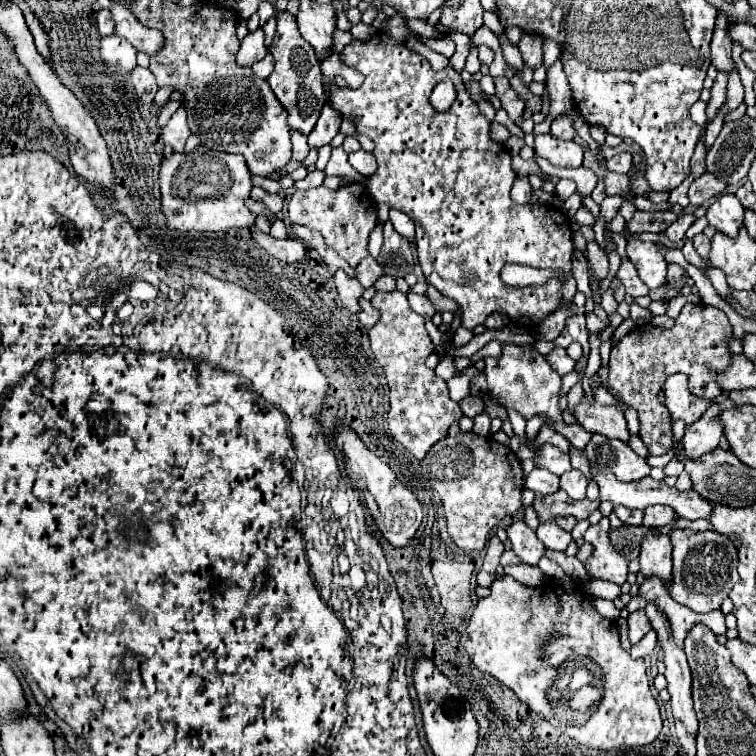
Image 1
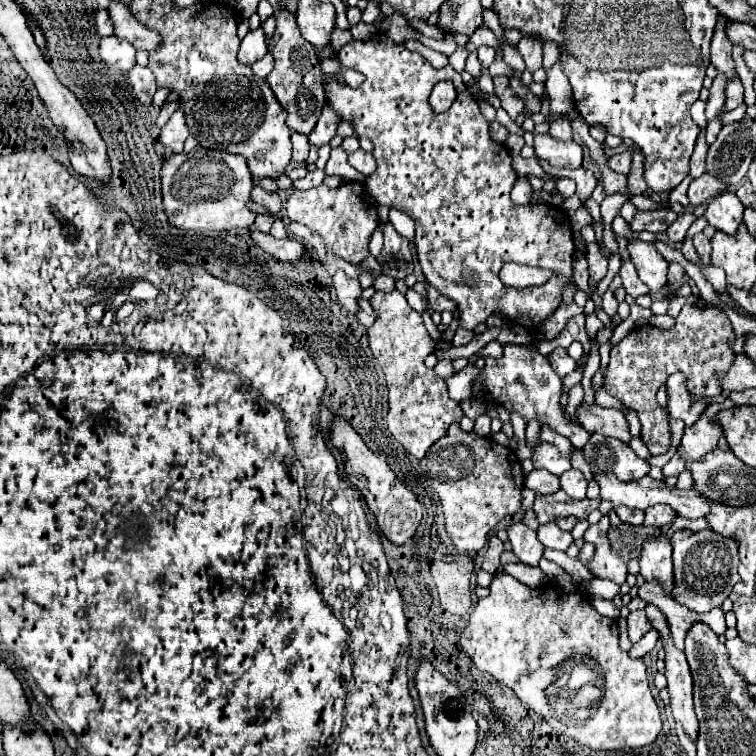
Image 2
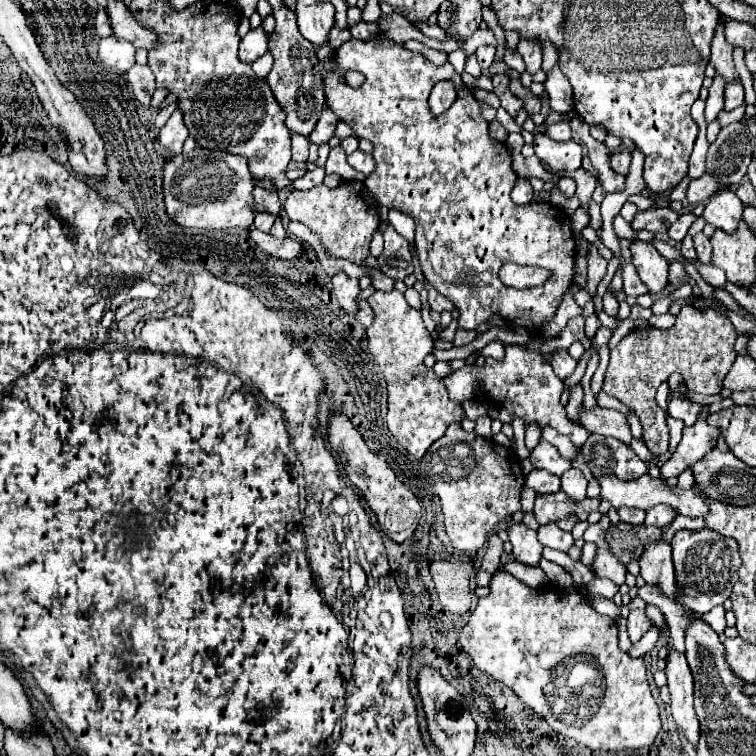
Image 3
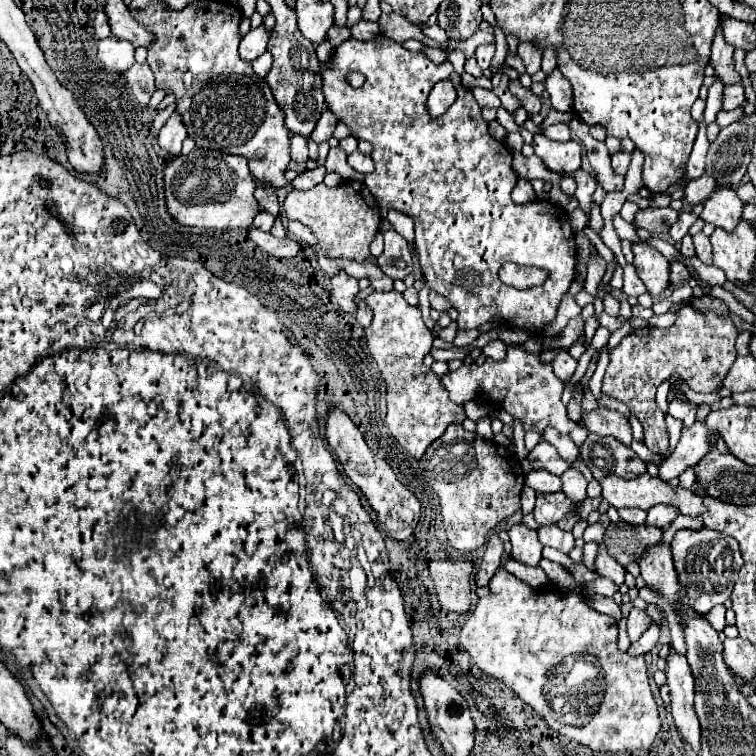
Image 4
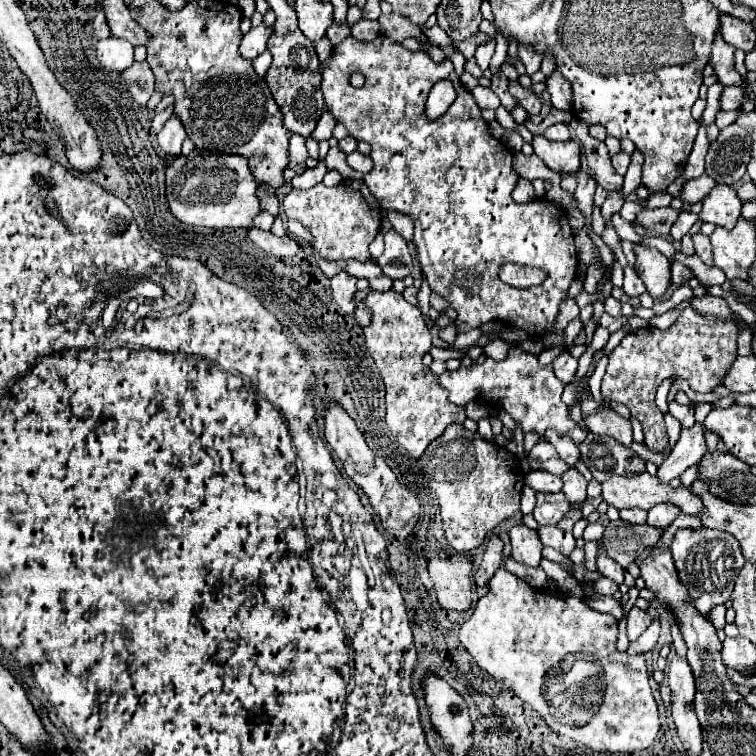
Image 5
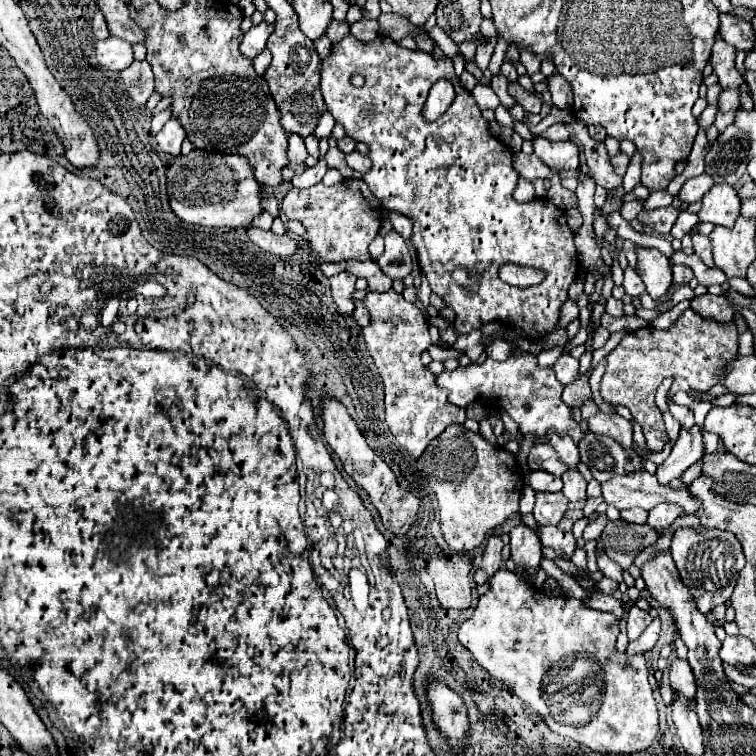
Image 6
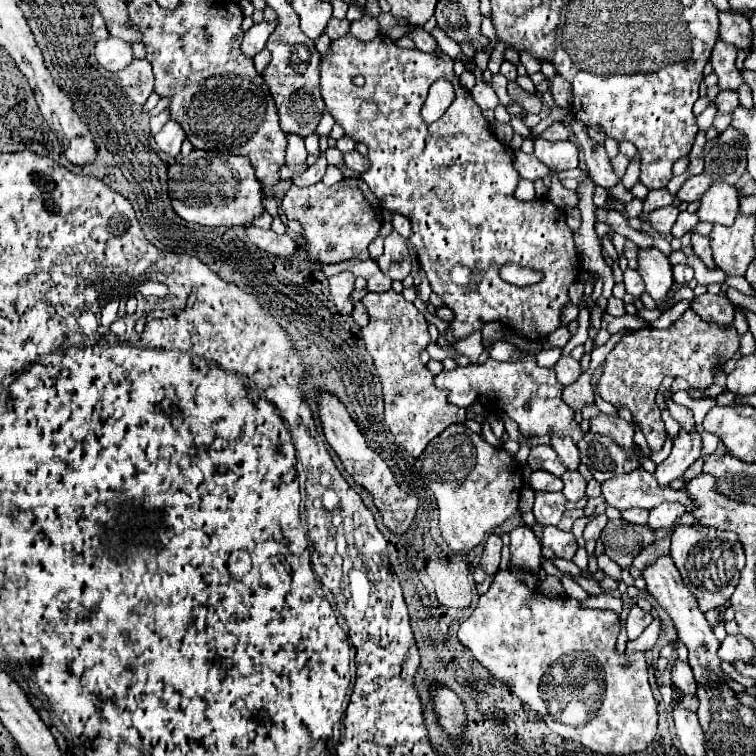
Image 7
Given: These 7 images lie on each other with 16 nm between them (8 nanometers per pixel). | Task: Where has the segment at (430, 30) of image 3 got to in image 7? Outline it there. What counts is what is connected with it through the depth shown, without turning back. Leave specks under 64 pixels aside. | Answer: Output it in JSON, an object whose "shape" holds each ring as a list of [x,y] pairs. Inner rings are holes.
{"shape":[[[436,26],[436,28],[430,32],[430,36],[434,36],[434,38],[436,38],[438,48],[440,48],[444,54],[448,54],[450,58],[462,58],[462,60],[464,60],[464,64],[470,64],[470,60],[462,54],[460,46],[458,46],[452,38],[448,38],[448,36],[444,34],[444,30],[440,30],[440,28]]]}

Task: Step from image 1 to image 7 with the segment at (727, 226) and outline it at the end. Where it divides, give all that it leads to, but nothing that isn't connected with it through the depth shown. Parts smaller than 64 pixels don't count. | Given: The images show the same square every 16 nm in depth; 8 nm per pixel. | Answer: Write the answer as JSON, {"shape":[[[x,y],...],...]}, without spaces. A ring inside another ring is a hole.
{"shape":[[[712,184],[710,190],[700,200],[698,218],[700,222],[712,222],[722,226],[732,226],[738,210],[740,198],[734,186],[730,184]]]}

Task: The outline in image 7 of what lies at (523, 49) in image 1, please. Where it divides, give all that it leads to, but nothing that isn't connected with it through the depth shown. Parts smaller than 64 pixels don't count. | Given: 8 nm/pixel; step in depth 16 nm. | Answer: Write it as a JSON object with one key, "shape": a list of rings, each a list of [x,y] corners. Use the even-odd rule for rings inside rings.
{"shape":[[[527,52],[520,54],[520,63],[526,68],[529,76],[541,70],[541,61],[532,57]]]}

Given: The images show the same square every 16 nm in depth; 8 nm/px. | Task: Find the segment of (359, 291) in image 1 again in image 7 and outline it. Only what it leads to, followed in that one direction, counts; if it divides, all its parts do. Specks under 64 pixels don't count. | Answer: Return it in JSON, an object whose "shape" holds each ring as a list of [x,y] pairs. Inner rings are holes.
{"shape":[[[344,270],[344,272],[340,272],[338,276],[332,276],[332,278],[330,278],[332,300],[334,300],[334,304],[338,306],[338,312],[340,312],[340,314],[352,314],[354,304],[352,304],[350,294],[352,294],[352,290],[354,290],[354,280],[356,280],[356,276],[354,276],[352,272],[348,272],[348,270]]]}

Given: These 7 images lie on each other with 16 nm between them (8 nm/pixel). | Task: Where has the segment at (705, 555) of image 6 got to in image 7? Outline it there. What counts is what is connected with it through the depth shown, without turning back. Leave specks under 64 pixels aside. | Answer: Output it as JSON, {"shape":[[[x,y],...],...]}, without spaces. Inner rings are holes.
{"shape":[[[678,526],[672,534],[670,556],[680,570],[684,584],[696,596],[698,608],[702,612],[708,612],[730,600],[738,584],[740,570],[744,568],[744,550],[738,536],[734,532],[722,532],[704,526]]]}

